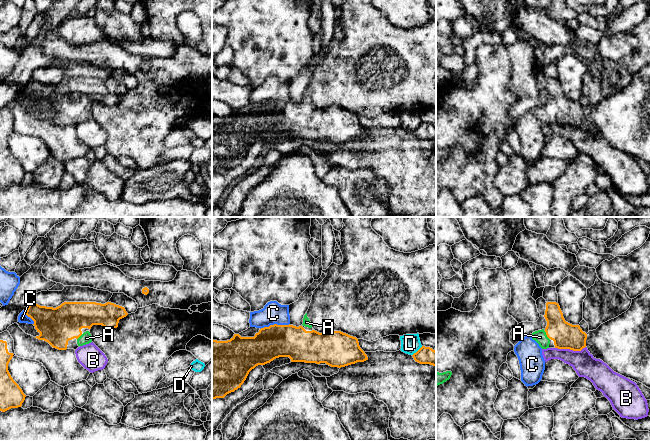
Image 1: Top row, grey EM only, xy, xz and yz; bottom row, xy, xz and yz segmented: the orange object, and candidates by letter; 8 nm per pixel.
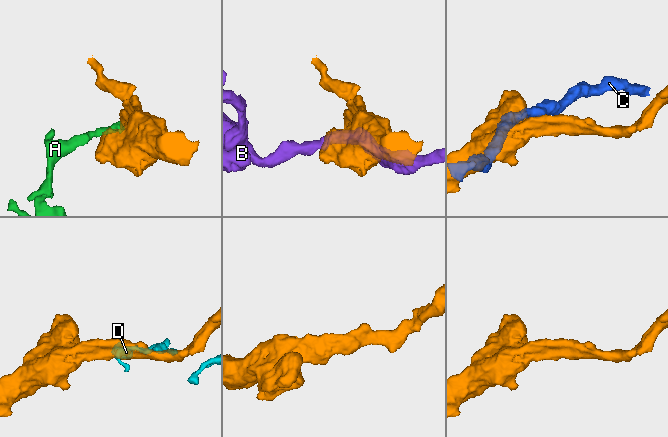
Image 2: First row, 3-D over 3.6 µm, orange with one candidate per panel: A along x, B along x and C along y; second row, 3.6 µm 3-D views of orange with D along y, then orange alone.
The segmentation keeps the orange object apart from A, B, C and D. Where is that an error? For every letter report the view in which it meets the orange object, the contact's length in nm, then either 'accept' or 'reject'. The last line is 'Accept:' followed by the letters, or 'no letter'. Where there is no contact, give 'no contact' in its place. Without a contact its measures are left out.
A: yz | 80 nm | accept
B: yz | 240 nm | reject
C: xz | 240 nm | reject
D: xz | 120 nm | reject
Accept: A

